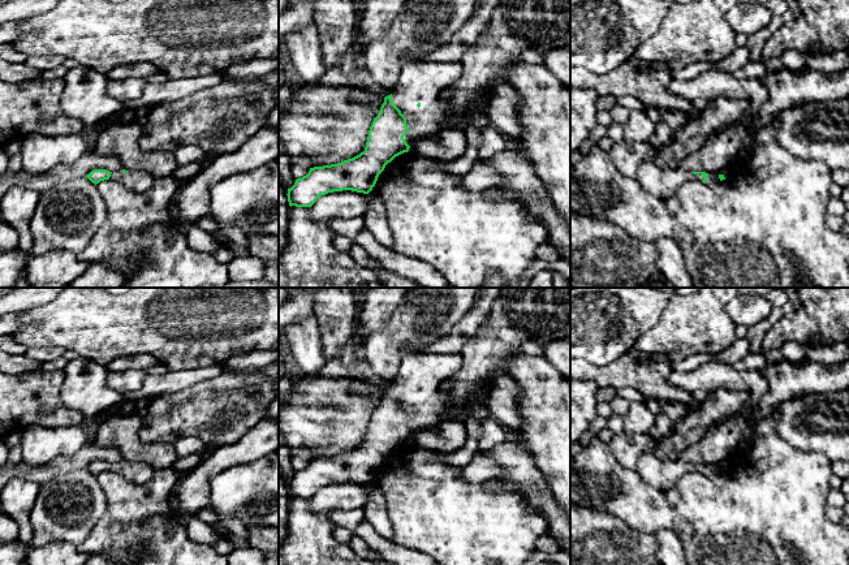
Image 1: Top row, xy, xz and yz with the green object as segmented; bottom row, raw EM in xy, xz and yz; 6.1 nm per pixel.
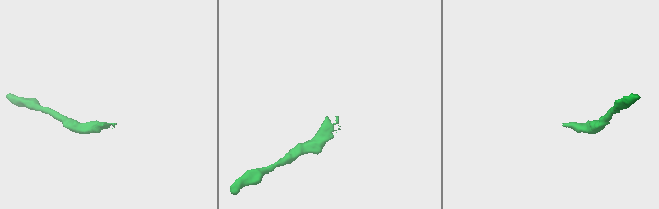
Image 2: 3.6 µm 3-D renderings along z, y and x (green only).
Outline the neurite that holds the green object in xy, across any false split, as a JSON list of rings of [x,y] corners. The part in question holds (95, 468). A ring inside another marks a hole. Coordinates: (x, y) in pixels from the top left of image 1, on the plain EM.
[[[94,461],[86,467],[92,475],[99,475],[104,471],[113,471],[122,475],[130,483],[142,486],[150,482],[156,471],[143,462],[117,462],[109,463],[107,461]]]

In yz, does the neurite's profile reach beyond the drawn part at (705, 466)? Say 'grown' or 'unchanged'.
grown

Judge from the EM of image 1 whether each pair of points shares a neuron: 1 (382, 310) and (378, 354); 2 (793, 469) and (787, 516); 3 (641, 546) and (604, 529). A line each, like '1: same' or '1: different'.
1: different
2: same
3: same

